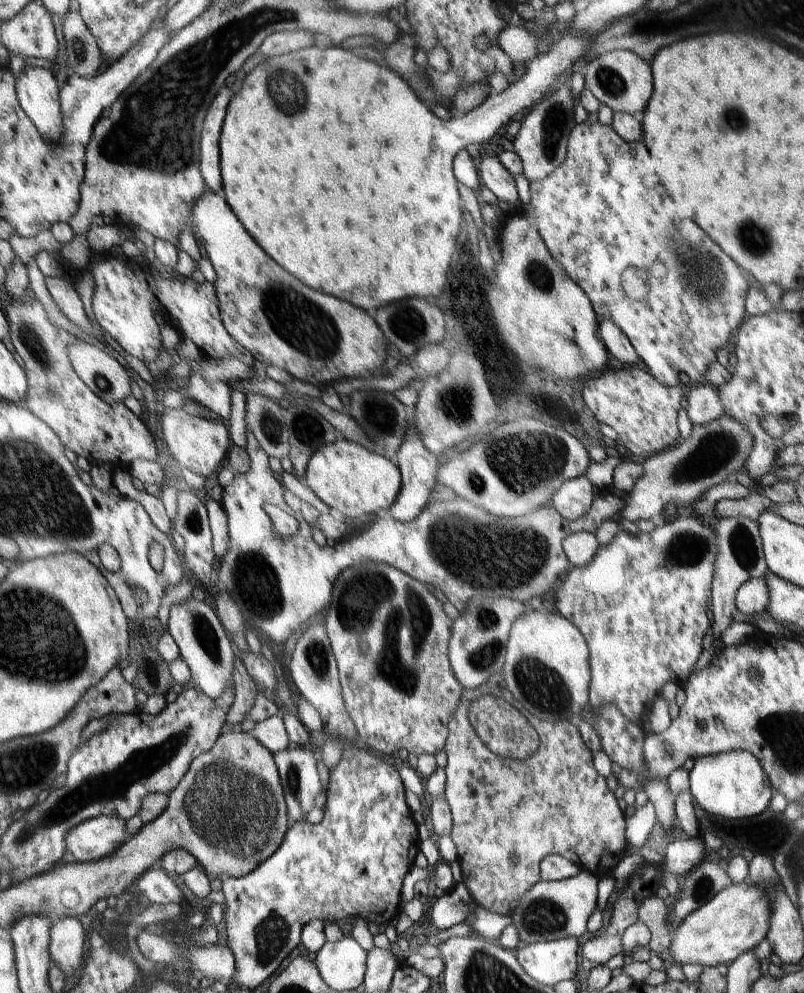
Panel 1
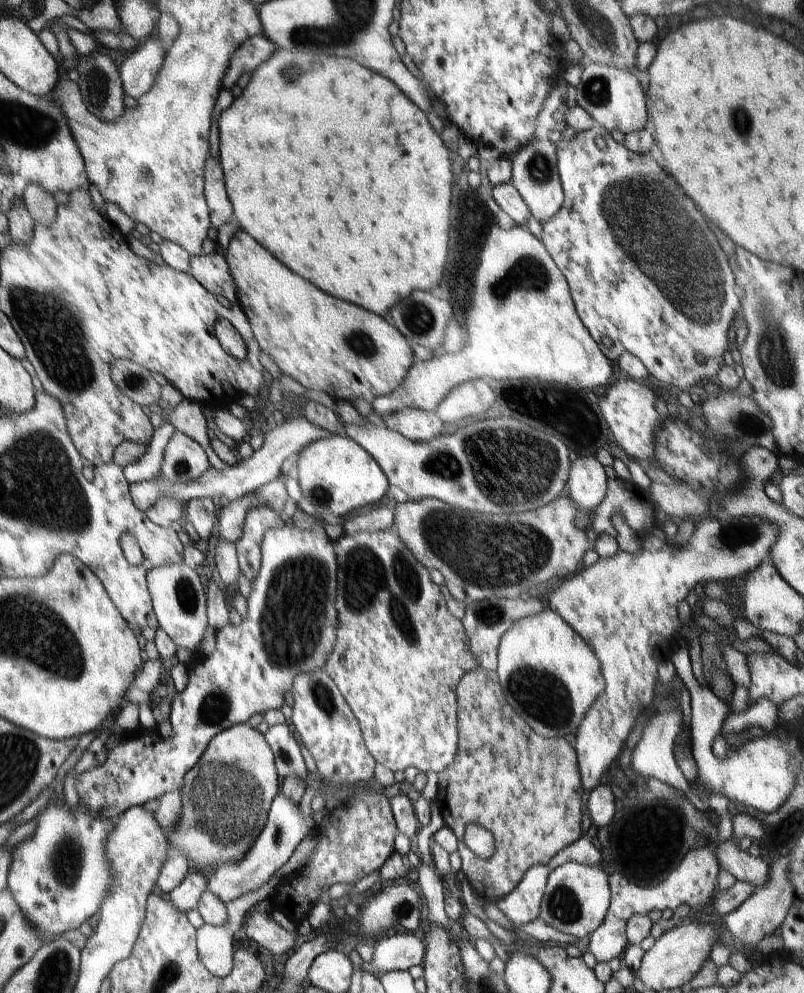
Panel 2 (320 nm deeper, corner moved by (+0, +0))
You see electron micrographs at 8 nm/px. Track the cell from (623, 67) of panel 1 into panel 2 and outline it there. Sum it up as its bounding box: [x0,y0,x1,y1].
[575,63,649,134]

